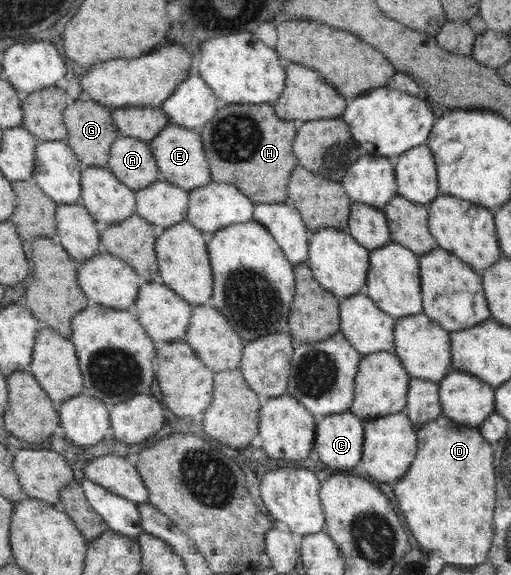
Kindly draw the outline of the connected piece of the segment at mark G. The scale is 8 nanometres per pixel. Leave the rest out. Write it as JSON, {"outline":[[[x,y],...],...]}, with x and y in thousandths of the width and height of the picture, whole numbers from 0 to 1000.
{"outline":[[[153,174],[145,184],[129,191],[129,219],[137,219],[137,235],[129,243],[151,273],[174,289],[207,290],[213,285],[221,247],[239,237],[221,210],[221,197],[211,186],[188,174],[160,177]]]}

